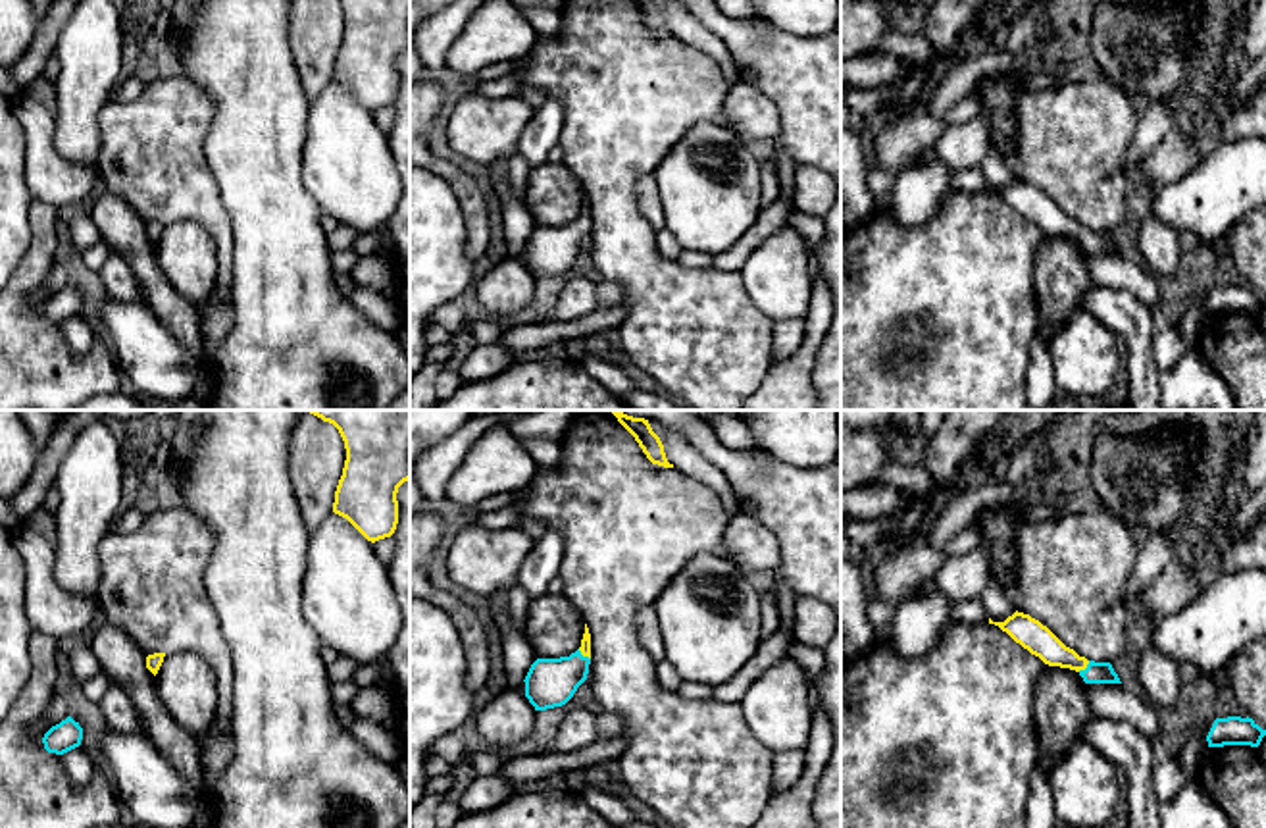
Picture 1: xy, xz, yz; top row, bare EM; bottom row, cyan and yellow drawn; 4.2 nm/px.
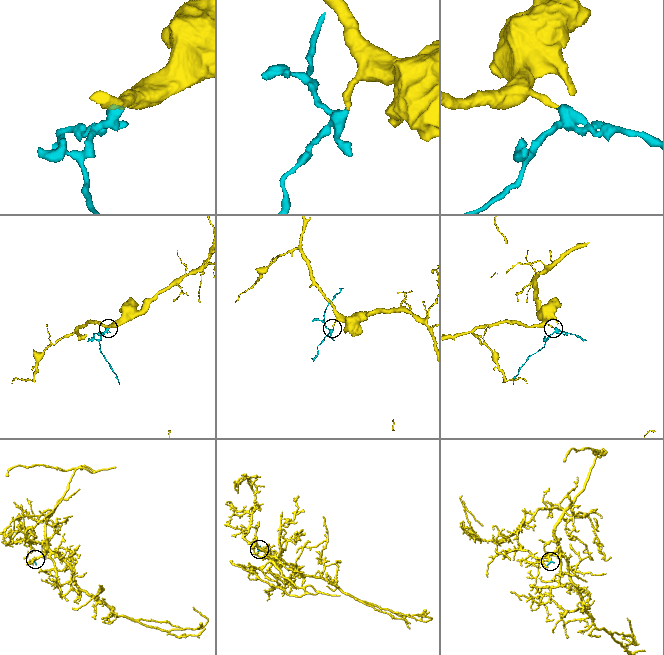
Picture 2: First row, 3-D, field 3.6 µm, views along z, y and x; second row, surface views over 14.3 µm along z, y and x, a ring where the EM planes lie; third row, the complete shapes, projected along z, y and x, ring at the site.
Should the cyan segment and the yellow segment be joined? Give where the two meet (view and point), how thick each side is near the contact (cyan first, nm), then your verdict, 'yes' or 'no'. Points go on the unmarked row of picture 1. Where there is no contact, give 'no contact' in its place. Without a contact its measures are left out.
yz (1086, 237) | 100/120 nm | yes

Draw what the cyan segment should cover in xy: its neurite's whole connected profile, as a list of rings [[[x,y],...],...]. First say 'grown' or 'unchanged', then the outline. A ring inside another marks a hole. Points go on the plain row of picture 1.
unchanged; [[[67,285],[65,289],[52,295],[44,302],[42,312],[48,322],[63,323],[63,322],[79,316],[81,308],[83,308],[83,297],[79,295],[79,291],[75,291],[71,285]]]

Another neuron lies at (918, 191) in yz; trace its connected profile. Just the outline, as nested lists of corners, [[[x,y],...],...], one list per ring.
[[[929,150],[920,164],[895,175],[887,206],[891,216],[904,225],[929,223],[945,198],[956,191],[952,173],[954,169],[943,164],[935,150]]]

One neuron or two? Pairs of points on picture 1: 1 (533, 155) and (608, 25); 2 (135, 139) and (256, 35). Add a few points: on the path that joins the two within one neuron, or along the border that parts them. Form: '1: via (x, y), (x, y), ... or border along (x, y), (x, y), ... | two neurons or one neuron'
1: border along (547, 95), (562, 110), (557, 143) | two neurons
2: border along (183, 74), (212, 103), (212, 124), (208, 129) | two neurons

